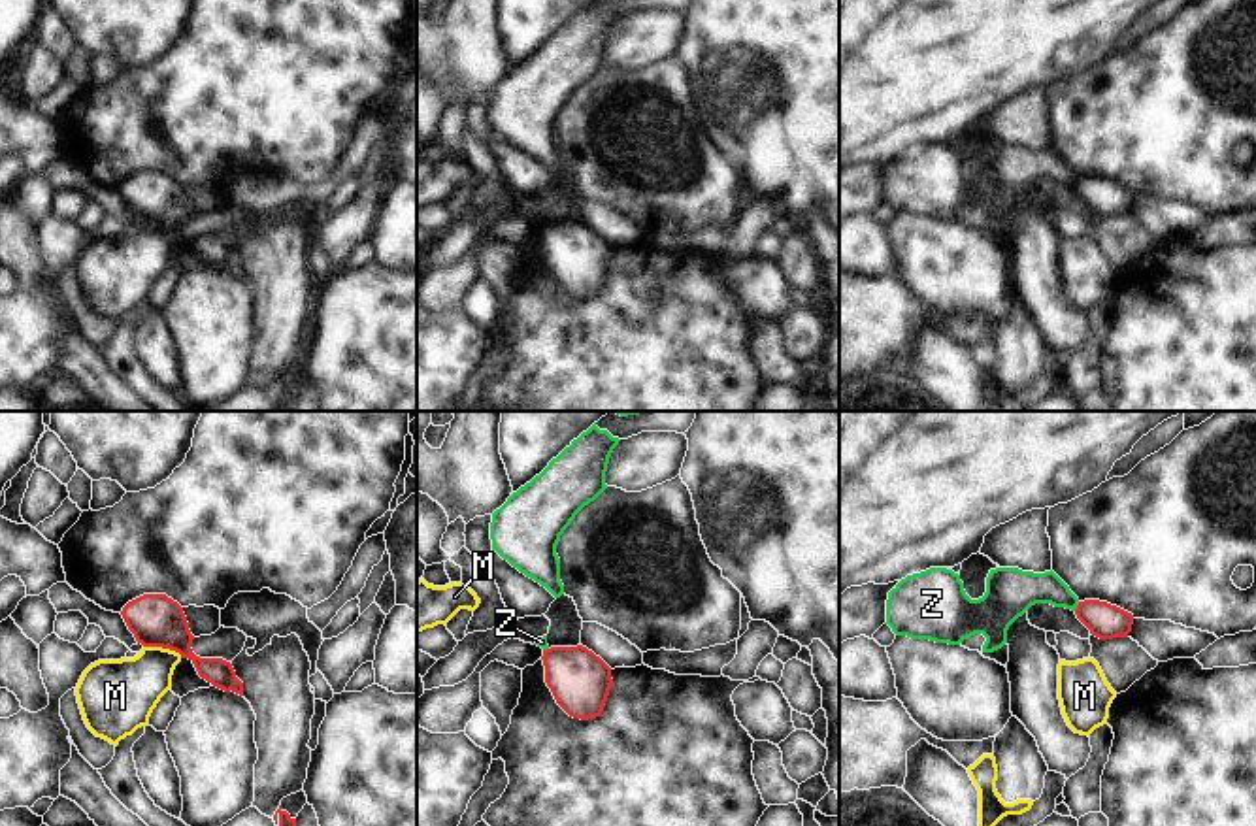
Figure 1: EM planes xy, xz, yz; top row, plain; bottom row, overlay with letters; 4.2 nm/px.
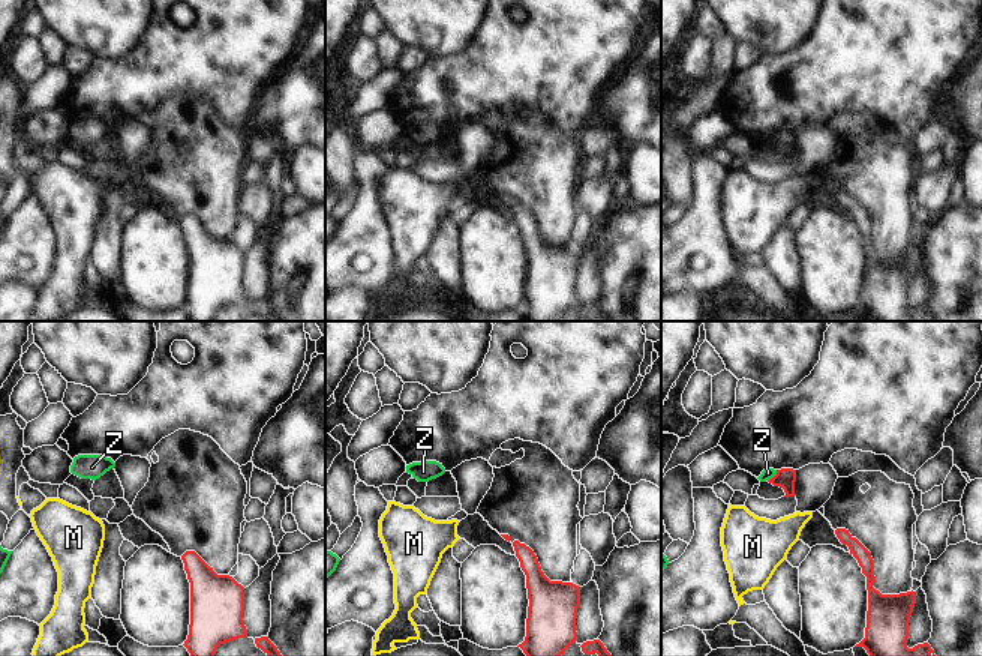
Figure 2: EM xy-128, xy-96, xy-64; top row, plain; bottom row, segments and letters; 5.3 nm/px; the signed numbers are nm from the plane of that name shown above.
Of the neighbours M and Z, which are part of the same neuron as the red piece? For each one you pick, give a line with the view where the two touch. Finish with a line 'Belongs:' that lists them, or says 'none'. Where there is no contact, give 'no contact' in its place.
Belongs: none

